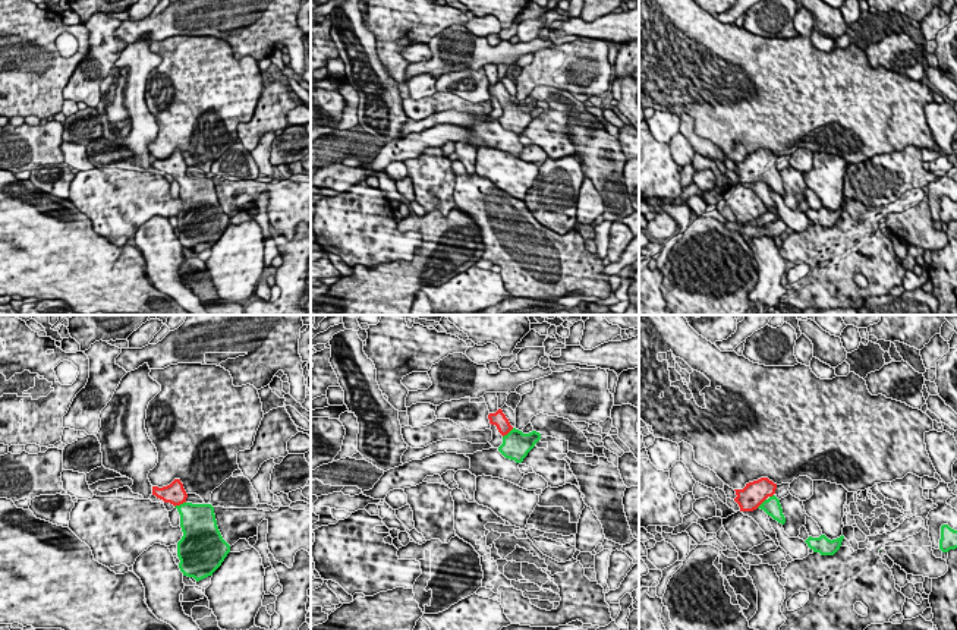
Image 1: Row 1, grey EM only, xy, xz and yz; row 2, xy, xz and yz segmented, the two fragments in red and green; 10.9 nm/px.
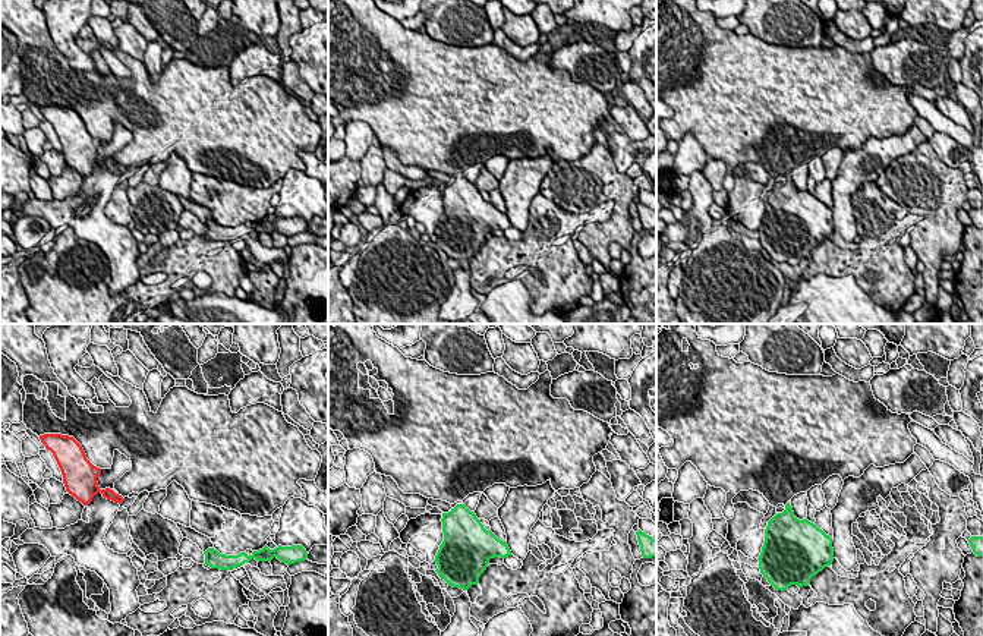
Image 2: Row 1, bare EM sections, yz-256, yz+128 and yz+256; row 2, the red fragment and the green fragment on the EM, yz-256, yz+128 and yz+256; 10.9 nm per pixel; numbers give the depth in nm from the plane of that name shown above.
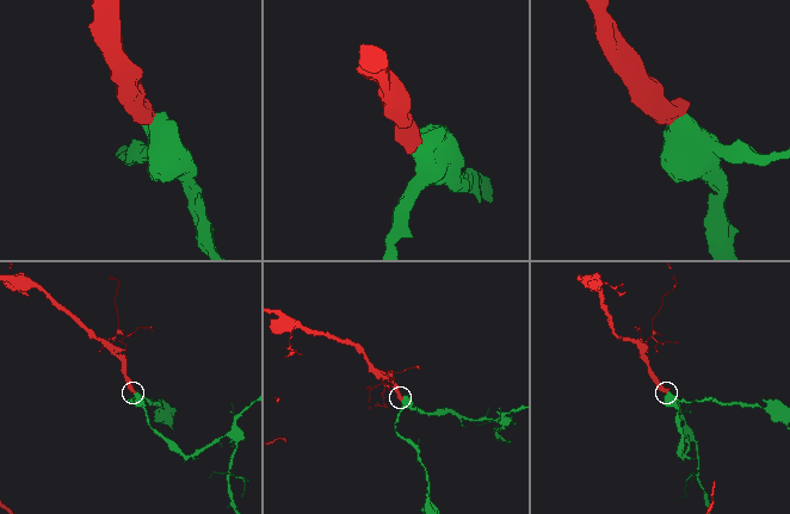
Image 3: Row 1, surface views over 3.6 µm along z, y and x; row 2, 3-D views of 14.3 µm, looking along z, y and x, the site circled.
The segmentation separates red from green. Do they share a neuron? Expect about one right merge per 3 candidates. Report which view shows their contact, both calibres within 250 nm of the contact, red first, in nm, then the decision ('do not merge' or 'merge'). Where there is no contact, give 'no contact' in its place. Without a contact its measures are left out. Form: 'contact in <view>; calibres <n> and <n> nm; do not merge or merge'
contact in xy; calibres 240 and 360 nm; merge

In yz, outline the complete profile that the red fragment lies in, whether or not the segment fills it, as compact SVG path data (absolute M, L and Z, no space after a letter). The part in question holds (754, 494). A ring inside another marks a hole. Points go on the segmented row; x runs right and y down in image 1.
M761 478L758 481L746 483L743 489L734 489L734 501L739 504L740 511L753 511L756 508L764 510L778 523L784 525L786 517L780 500L774 495L777 483L768 478Z

